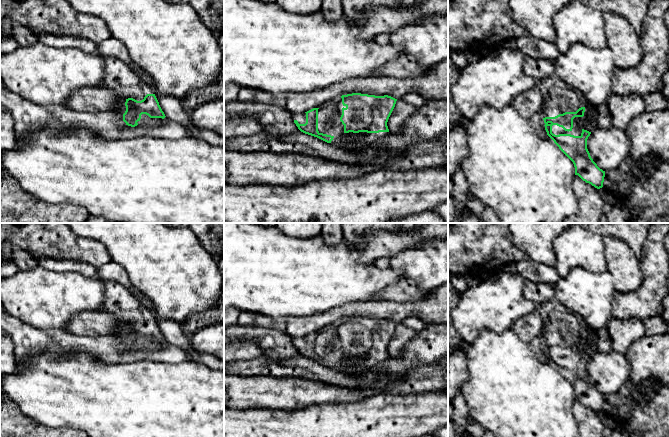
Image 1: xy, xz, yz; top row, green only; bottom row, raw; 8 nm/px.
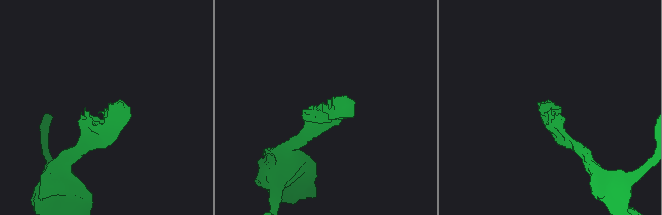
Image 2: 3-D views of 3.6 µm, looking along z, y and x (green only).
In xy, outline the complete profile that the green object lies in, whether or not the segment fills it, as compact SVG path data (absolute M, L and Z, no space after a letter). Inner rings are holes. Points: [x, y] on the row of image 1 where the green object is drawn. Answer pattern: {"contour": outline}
{"contour": "M102 57L105 67L103 87L124 99L115 113L126 125L137 126L142 114L150 118L166 117L153 89L127 63L115 57Z"}

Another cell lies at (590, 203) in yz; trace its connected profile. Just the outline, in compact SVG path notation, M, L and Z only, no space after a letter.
M578 175L574 176L572 187L579 205L579 212L562 223L599 223L604 205L599 190L583 181Z

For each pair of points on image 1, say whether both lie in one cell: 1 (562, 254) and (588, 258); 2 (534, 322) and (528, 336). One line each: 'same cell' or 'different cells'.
1: same cell
2: same cell

